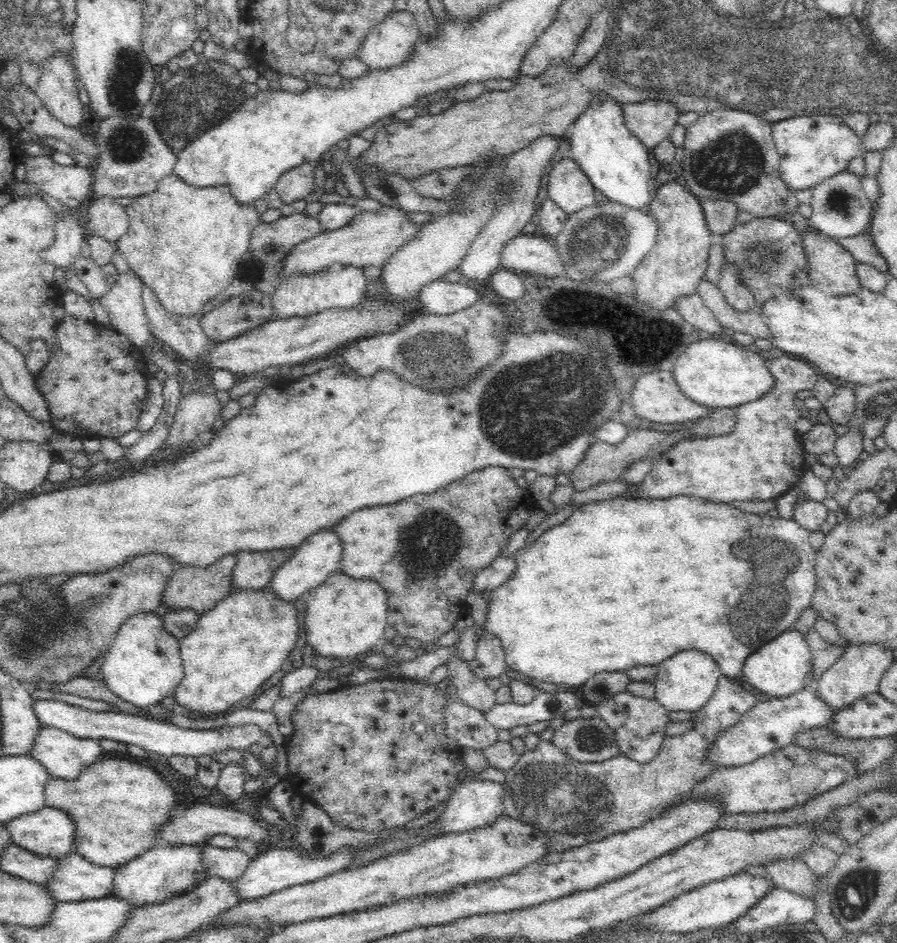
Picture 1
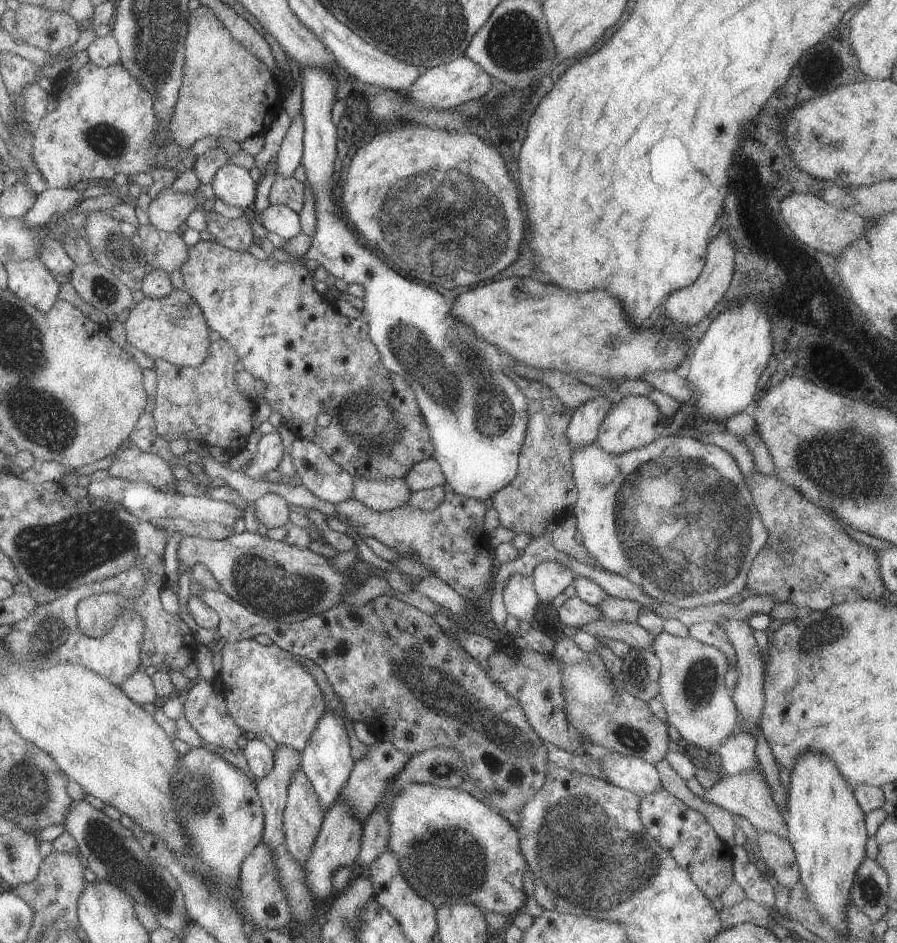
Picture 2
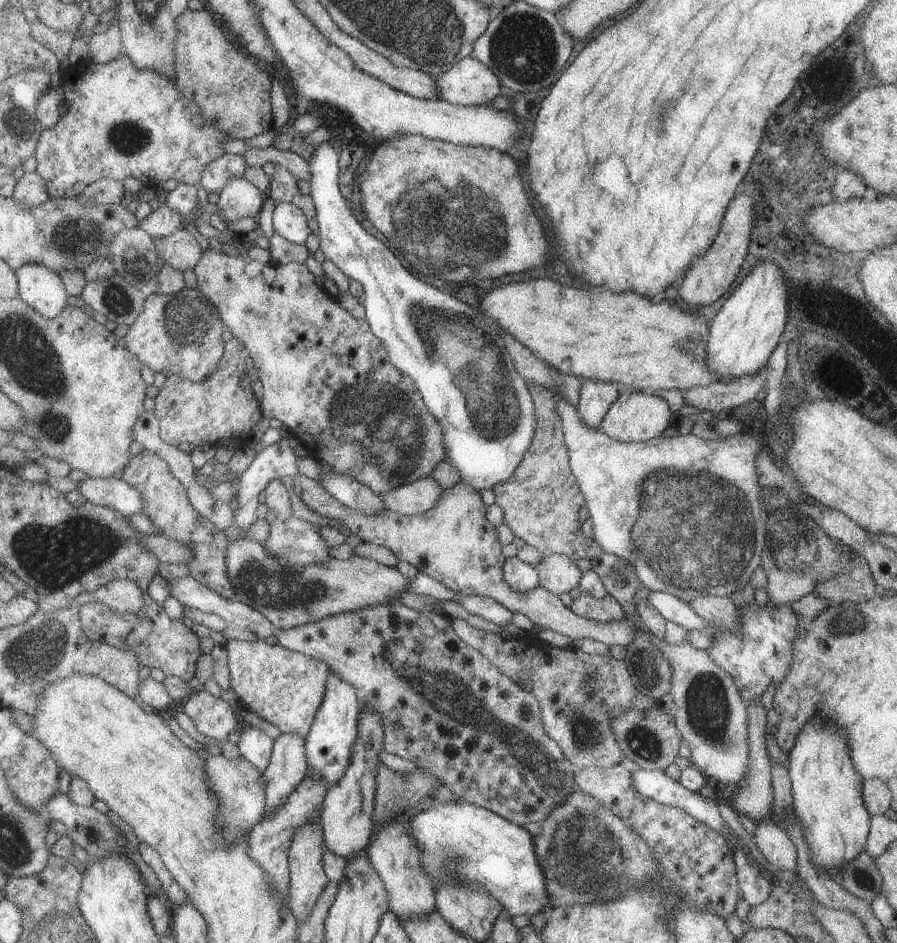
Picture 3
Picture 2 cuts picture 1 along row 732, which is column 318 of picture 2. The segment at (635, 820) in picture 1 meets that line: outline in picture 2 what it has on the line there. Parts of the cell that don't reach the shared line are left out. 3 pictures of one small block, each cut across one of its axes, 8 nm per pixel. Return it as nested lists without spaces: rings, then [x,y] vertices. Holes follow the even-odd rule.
[[[255,639],[226,643],[222,652],[222,669],[218,677],[222,682],[222,693],[228,705],[228,712],[236,724],[250,736],[271,736],[277,745],[286,745],[301,752],[306,748],[320,717],[327,710],[323,690],[316,677],[293,655],[286,653],[274,643],[262,645]]]

